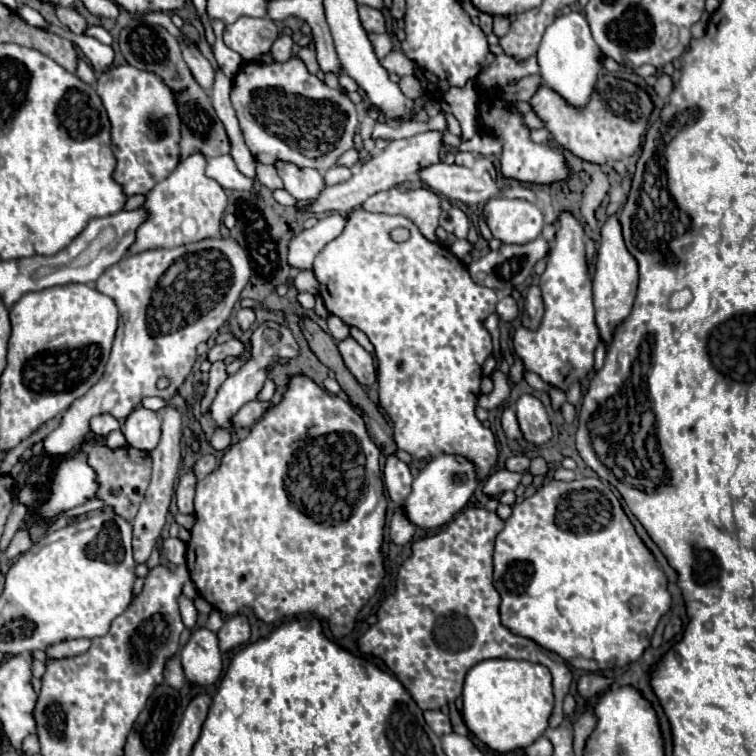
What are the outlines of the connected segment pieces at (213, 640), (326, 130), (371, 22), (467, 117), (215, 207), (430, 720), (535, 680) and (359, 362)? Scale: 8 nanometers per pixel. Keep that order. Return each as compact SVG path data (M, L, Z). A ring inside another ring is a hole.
M196 627L180 651L180 661L190 685L214 685L222 677L222 653L216 633Z
M292 55L284 63L242 63L232 85L230 97L246 145L262 163L284 159L324 171L354 145L354 135L360 131L358 111L348 93L344 89L330 89L306 69L298 55Z
M358 5L358 15L360 15L360 21L362 21L362 25L364 25L364 29L368 33L384 33L386 31L384 15L378 9L372 9L372 7L366 7L366 5Z
M470 81L464 89L450 89L444 95L442 107L450 111L462 125L462 139L470 141L478 133L478 85Z
M194 153L186 161L180 161L172 175L168 175L148 193L144 205L150 209L150 221L140 225L138 241L134 243L134 249L130 249L130 255L150 247L178 247L220 235L226 209L226 193L214 179L204 175L204 169L204 155Z
M424 711L424 719L430 725L430 729L434 729L434 733L438 733L438 735L452 731L448 715L444 715L442 711Z
M488 659L474 665L464 680L464 721L468 729L490 749L498 753L508 753L514 749L524 749L538 741L548 729L548 719L554 709L554 693L552 693L552 675L548 667L530 661L512 661L512 659Z
M352 337L340 341L338 351L342 353L346 367L362 387L370 387L372 383L376 383L376 367L372 355L366 353Z

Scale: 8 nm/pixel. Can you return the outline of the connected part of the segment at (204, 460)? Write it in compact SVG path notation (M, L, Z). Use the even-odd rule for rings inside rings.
M202 455L202 457L196 461L196 465L194 465L194 473L196 473L198 479L202 479L202 477L206 477L208 473L212 473L216 467L218 467L218 461L216 461L214 455Z

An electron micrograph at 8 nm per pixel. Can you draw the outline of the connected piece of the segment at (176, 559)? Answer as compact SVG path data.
M164 539L164 555L170 563L182 565L186 563L186 543L182 539Z

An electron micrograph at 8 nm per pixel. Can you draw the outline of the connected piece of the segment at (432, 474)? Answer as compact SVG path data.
M436 457L434 461L428 461L426 467L420 471L420 475L412 483L412 493L404 499L402 511L408 517L408 521L424 531L438 529L454 519L458 511L470 501L474 495L476 473L474 465L470 465L464 457Z

